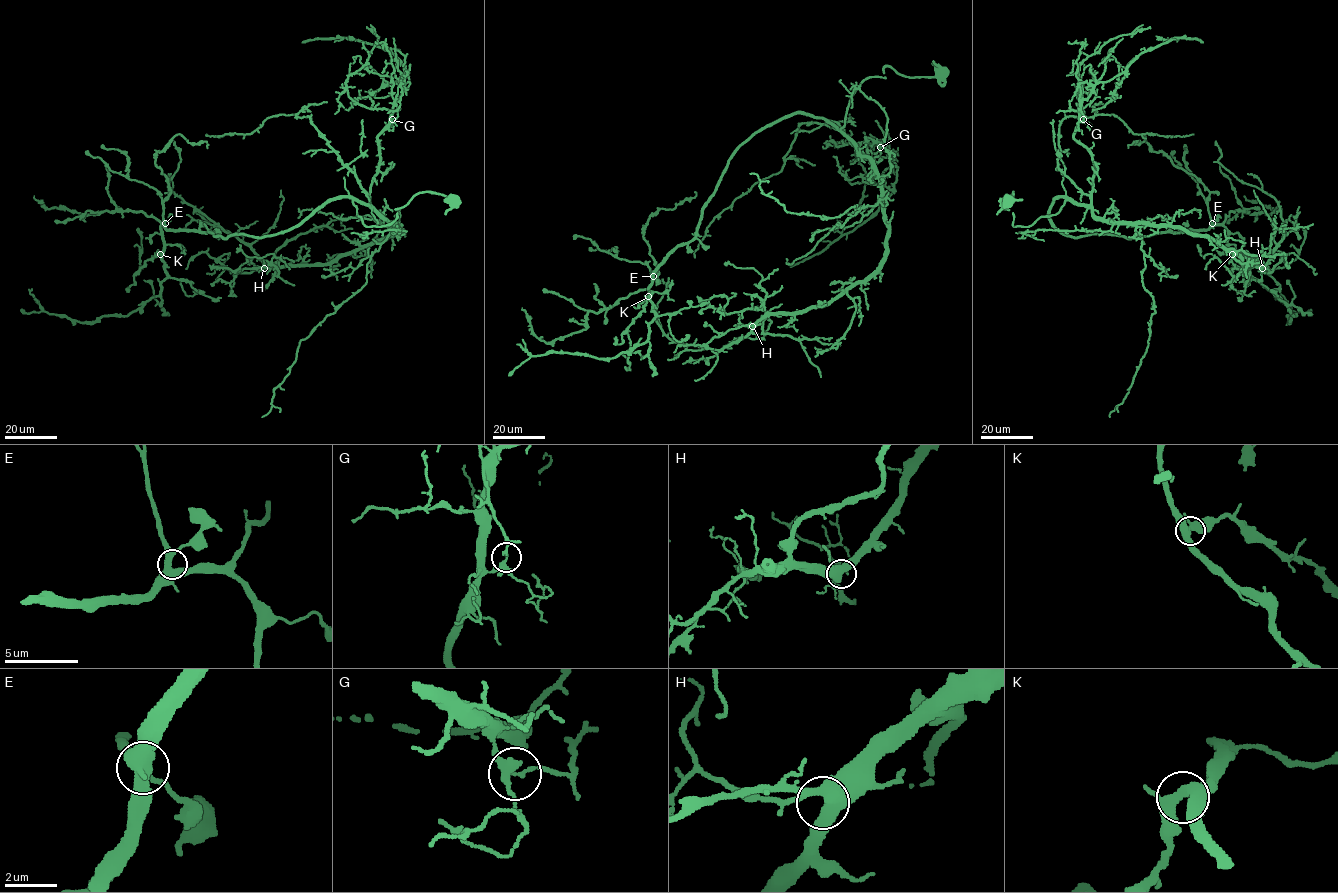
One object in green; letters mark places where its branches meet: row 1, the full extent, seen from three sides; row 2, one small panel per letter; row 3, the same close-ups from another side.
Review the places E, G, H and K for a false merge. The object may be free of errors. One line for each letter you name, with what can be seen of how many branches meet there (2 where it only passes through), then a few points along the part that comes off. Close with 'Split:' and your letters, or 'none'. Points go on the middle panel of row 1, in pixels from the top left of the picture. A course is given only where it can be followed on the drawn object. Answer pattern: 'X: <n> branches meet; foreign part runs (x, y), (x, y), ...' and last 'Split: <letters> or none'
G: 4 branches meet; foreign part runs (879, 148), (888, 144), (891, 158), (897, 168), (893, 192), (852, 231), (842, 234), (821, 252), (790, 266)
Split: G

